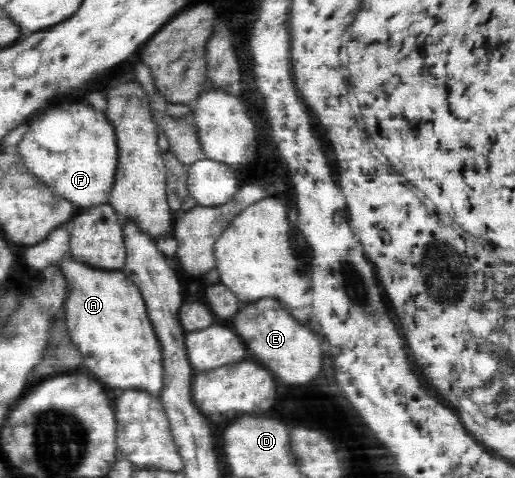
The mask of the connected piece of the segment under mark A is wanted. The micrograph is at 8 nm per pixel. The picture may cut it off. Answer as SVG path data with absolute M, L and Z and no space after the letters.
M77 260L59 265L63 265L61 269L65 274L69 274L69 282L77 286L69 290L69 296L65 296L65 320L69 336L83 354L87 368L99 382L111 388L135 388L151 394L161 392L161 346L155 338L137 286L125 278L122 270L92 268Z

